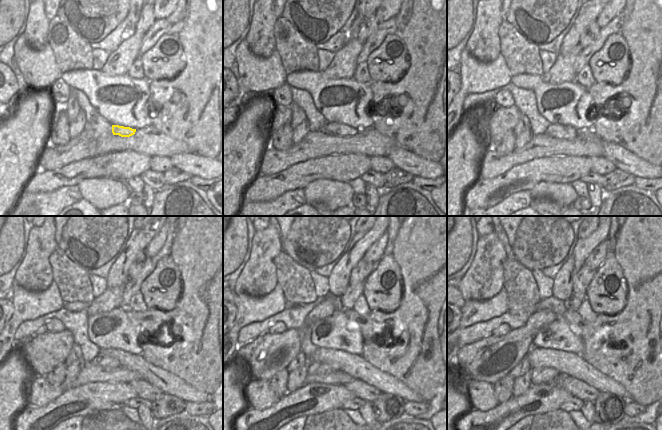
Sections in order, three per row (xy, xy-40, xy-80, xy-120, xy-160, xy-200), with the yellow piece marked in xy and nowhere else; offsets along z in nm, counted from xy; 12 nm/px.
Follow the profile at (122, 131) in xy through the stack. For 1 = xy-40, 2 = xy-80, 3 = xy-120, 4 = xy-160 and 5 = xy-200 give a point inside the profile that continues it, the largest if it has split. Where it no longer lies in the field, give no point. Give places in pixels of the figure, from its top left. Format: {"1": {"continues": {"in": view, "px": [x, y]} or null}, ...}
{"1": {"continues": {"in": "xy-40", "px": [338, 129]}}, "2": {"continues": {"in": "xy-80", "px": [558, 131]}}, "3": {"continues": {"in": "xy-120", "px": [103, 361]}}, "4": {"continues": {"in": "xy-160", "px": [314, 368]}}, "5": {"continues": {"in": "xy-200", "px": [542, 375]}}}

